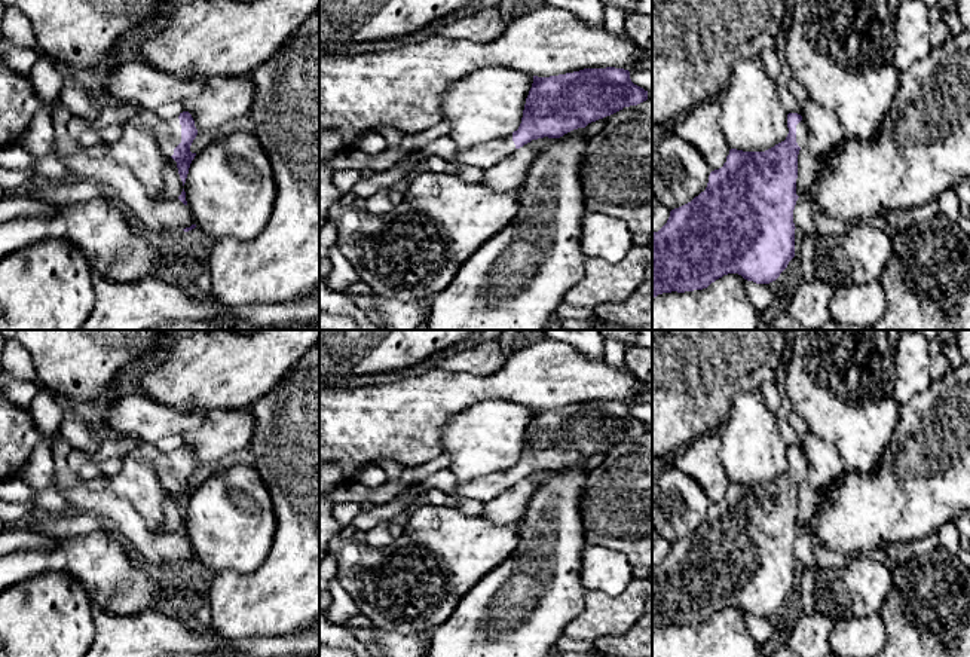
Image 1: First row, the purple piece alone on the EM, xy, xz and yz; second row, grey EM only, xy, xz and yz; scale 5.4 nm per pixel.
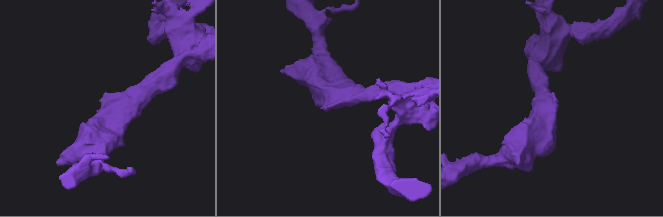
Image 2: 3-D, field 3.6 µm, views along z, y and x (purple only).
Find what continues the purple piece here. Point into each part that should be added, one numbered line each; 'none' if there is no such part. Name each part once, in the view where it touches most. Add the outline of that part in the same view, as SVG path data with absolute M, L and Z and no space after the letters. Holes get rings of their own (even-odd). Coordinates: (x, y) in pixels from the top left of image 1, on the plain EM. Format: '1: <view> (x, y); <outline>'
1: xy (168, 465); M143 441L126 456L153 462L157 470L159 480L165 489L172 489L174 482L181 476L181 458L178 449L163 453L156 447L156 444Z

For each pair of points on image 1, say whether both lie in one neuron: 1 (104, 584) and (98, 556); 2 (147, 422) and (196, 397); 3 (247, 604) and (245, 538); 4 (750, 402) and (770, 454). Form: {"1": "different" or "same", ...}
{"1": "same", "2": "different", "3": "different", "4": "same"}

